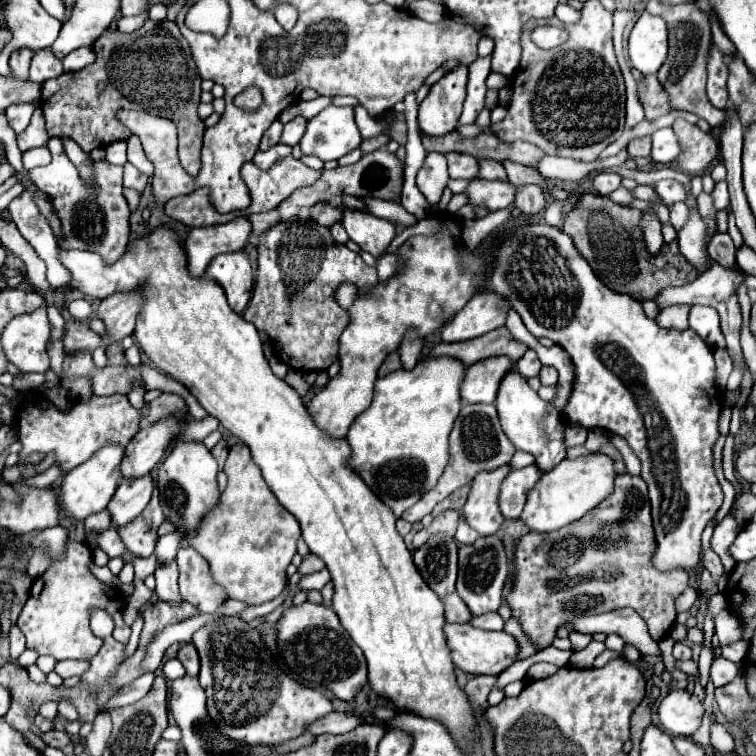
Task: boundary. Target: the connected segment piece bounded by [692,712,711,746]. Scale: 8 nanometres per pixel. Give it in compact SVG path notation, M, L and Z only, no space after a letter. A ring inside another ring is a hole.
M705 712L705 715L702 719L701 727L692 736L693 741L704 746L710 745L710 725L710 713Z

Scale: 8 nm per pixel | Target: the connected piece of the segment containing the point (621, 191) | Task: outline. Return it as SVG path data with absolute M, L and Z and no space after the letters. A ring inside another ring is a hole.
M620 186L618 189L611 192L608 197L615 203L621 205L628 205L633 199L632 195L629 194L629 191L623 186Z

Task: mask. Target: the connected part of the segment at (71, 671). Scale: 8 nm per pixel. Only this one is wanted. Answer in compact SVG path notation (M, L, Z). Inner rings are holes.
M59 661L55 665L55 673L61 677L73 677L81 675L89 667L89 661Z

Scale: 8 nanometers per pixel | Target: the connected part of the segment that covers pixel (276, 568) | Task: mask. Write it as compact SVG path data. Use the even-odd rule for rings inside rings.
M219 441L211 453L217 459L219 470L225 469L229 481L219 507L205 517L199 533L189 539L189 545L207 559L213 579L225 587L231 599L239 599L249 605L273 601L285 589L285 569L297 553L295 545L299 523L285 507L279 505L263 481L259 467L253 463L247 445L233 445L229 451L227 443Z

